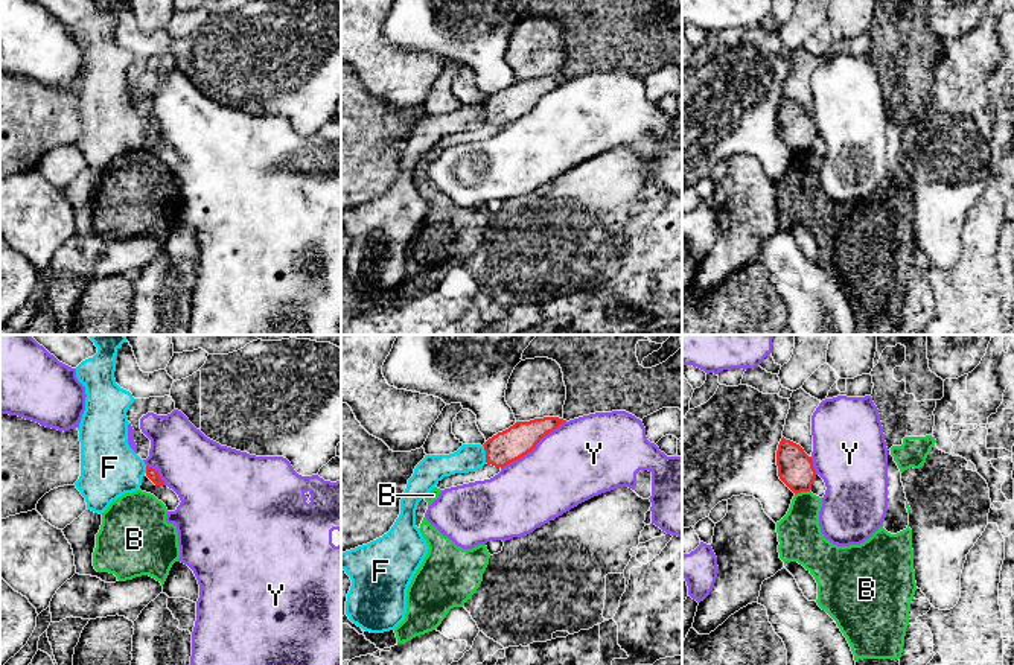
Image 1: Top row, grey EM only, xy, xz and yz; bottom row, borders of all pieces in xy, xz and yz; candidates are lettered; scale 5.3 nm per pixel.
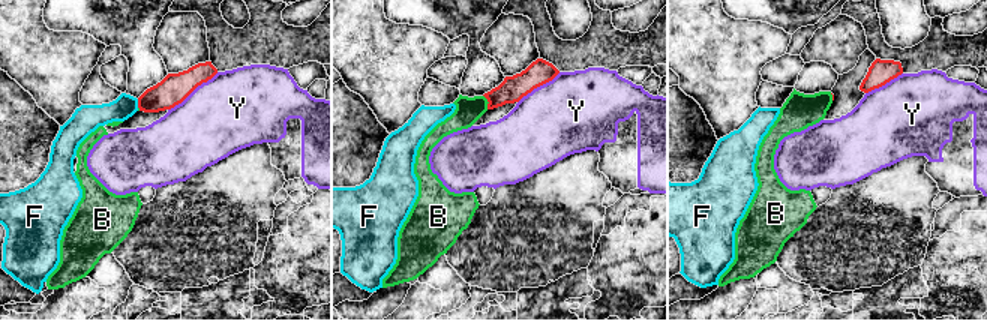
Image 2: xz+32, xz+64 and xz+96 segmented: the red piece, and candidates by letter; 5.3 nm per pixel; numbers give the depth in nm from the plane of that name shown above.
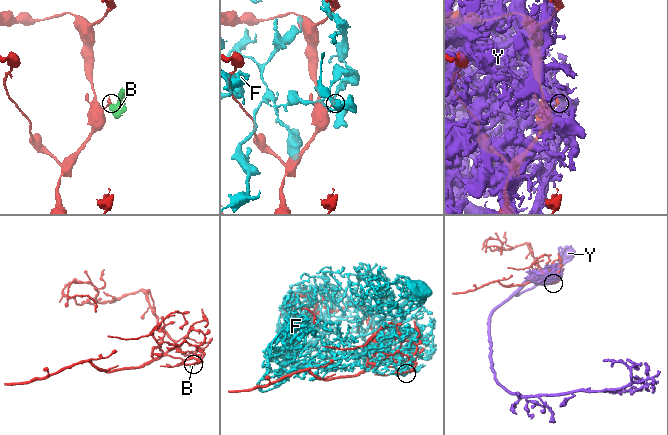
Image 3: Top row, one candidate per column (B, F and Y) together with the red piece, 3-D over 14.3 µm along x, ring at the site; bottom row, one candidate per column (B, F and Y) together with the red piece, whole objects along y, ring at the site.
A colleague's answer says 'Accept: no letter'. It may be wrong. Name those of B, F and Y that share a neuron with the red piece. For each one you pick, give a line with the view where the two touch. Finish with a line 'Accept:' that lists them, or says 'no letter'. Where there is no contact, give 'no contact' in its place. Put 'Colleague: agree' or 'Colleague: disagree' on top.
Colleague: agree
Accept: no letter

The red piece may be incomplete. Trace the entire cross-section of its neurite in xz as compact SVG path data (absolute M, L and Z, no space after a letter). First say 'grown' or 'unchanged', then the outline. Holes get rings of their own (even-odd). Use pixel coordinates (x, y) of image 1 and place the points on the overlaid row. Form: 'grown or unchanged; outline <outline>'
unchanged; outline M559 417L516 422L483 444L486 463L501 469L505 467L531 452L545 435L557 429L563 422L565 420Z

